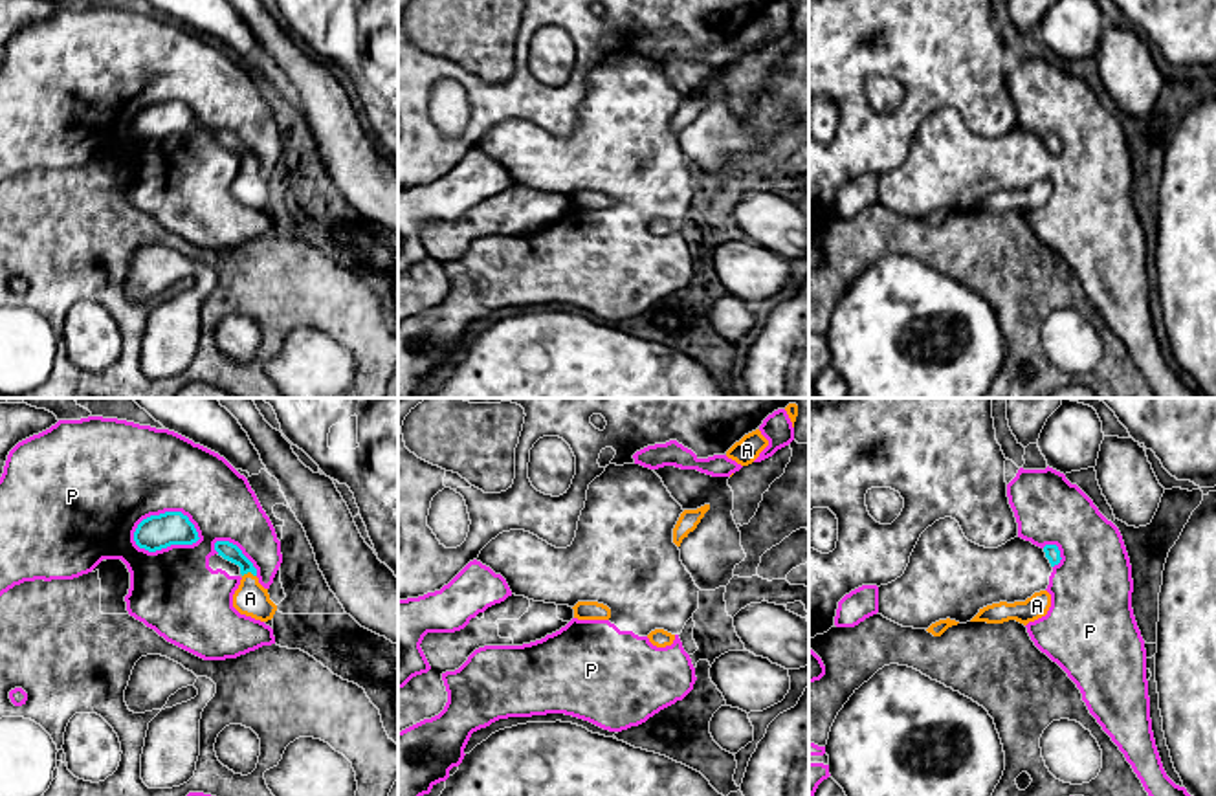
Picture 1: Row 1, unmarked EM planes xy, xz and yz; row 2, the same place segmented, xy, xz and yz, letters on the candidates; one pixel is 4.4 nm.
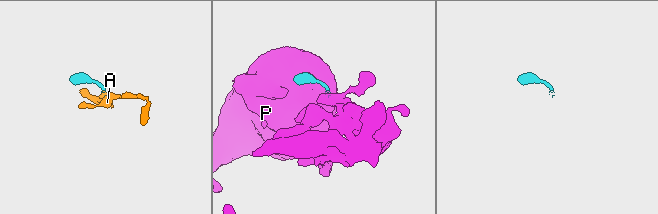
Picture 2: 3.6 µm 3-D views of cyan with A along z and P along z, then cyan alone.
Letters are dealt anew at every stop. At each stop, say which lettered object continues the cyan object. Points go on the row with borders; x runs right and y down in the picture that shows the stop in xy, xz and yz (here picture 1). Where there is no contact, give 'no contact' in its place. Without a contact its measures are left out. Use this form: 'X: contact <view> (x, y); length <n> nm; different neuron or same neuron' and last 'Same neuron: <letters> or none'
A: contact xy (248, 571); length 60 nm; same neuron
P: contact xy (164, 547); length 300 nm; different neuron
Same neuron: A

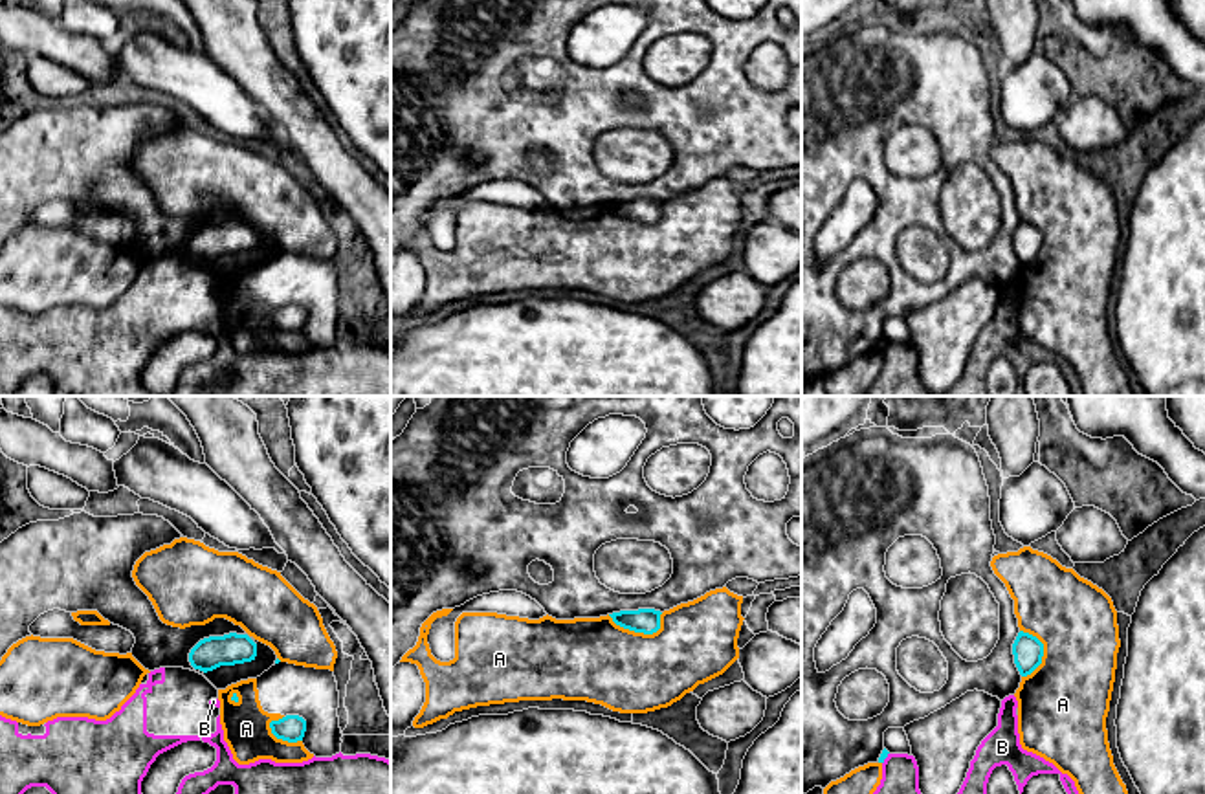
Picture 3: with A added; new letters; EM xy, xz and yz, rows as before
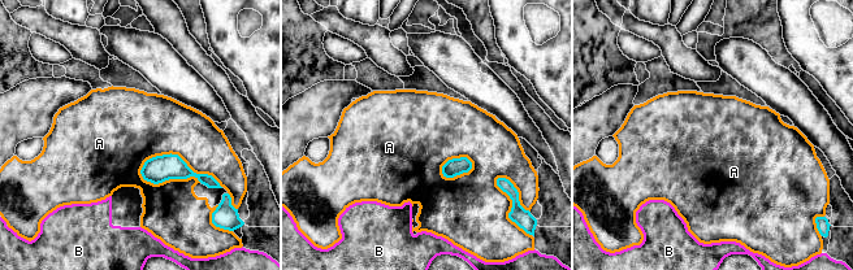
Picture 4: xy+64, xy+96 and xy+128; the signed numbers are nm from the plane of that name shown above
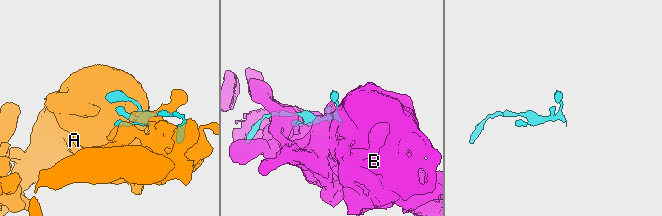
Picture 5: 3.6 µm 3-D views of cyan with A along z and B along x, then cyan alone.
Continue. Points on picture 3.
A: contact xz (641, 631); length 240 nm; different neuron
B: contact yz (886, 756); length 60 nm; different neuron
Same neuron: none

